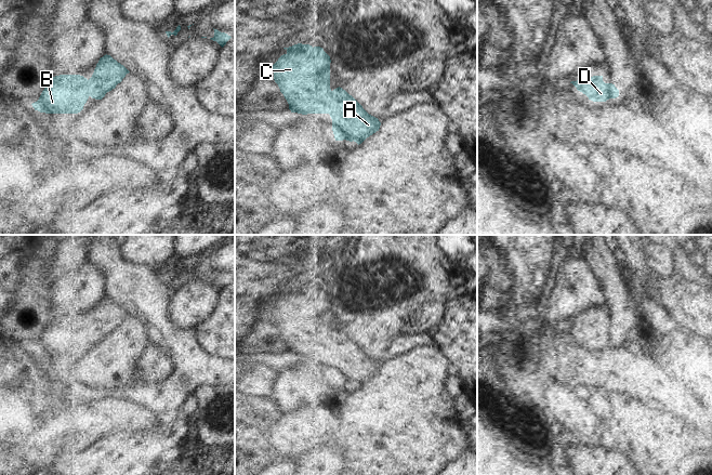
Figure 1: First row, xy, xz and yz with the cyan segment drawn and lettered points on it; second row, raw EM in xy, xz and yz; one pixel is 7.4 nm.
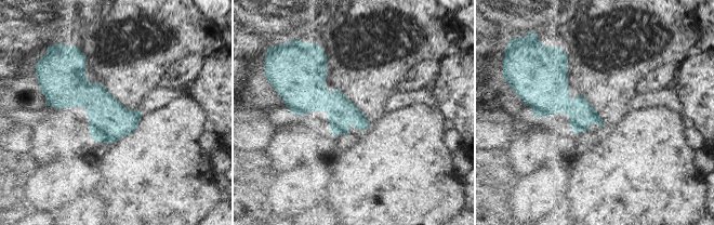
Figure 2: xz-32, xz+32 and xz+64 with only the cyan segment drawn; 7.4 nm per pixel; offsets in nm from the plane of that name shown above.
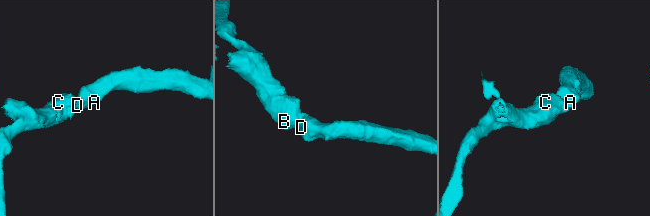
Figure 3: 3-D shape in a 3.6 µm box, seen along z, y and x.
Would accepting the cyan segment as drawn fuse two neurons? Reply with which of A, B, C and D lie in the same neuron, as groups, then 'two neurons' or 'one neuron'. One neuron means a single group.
A B C D; one neuron

